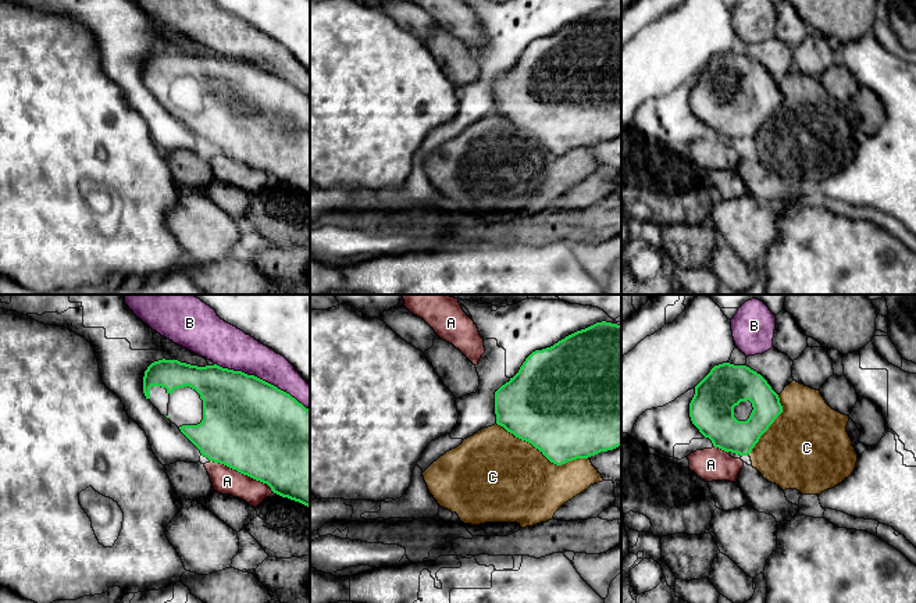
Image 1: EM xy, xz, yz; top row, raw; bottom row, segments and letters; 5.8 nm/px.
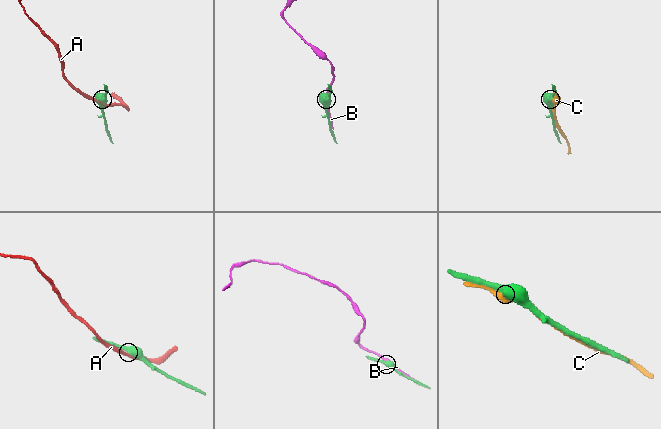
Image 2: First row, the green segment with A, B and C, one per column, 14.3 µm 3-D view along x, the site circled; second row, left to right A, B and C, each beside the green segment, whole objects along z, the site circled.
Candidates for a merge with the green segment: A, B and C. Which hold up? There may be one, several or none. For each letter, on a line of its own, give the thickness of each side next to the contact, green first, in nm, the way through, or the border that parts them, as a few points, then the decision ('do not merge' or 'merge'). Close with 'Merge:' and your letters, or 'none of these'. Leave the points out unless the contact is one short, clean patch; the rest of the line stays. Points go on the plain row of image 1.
A: calibres 500 and 160 nm; do not merge
B: calibres 500 and 240 nm; do not merge
C: calibres 500 and 480 nm; do not merge
Merge: none of these

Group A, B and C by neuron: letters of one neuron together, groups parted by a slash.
A / B / C

